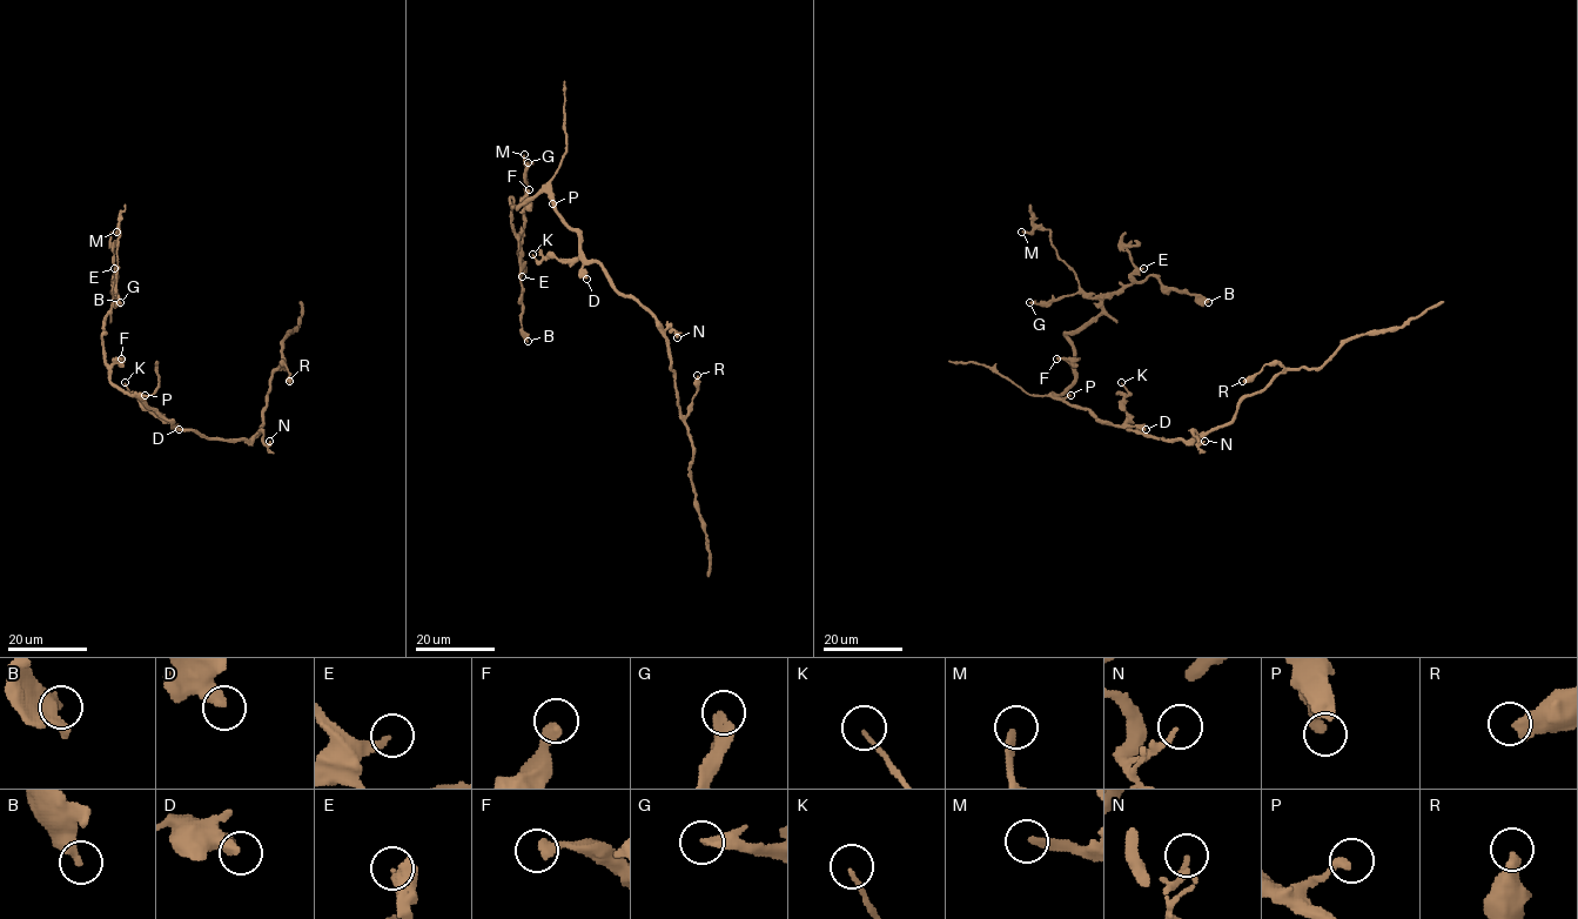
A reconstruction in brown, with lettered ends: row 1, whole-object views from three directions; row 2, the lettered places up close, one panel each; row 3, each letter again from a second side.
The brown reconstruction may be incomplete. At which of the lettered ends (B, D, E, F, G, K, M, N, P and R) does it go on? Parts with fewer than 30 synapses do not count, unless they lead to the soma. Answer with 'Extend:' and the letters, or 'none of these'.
Extend: none of these

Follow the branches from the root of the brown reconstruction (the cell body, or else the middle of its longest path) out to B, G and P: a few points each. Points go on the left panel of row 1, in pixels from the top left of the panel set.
B: (199, 434), (179, 429), (109, 381), (101, 336), (114, 299), (114, 275), (113, 293), (120, 302)
G: (199, 434), (179, 429), (155, 409), (109, 381), (101, 339), (106, 333), (103, 319), (115, 294), (120, 302)
P: (199, 434), (175, 428), (147, 404), (142, 398), (145, 395)

